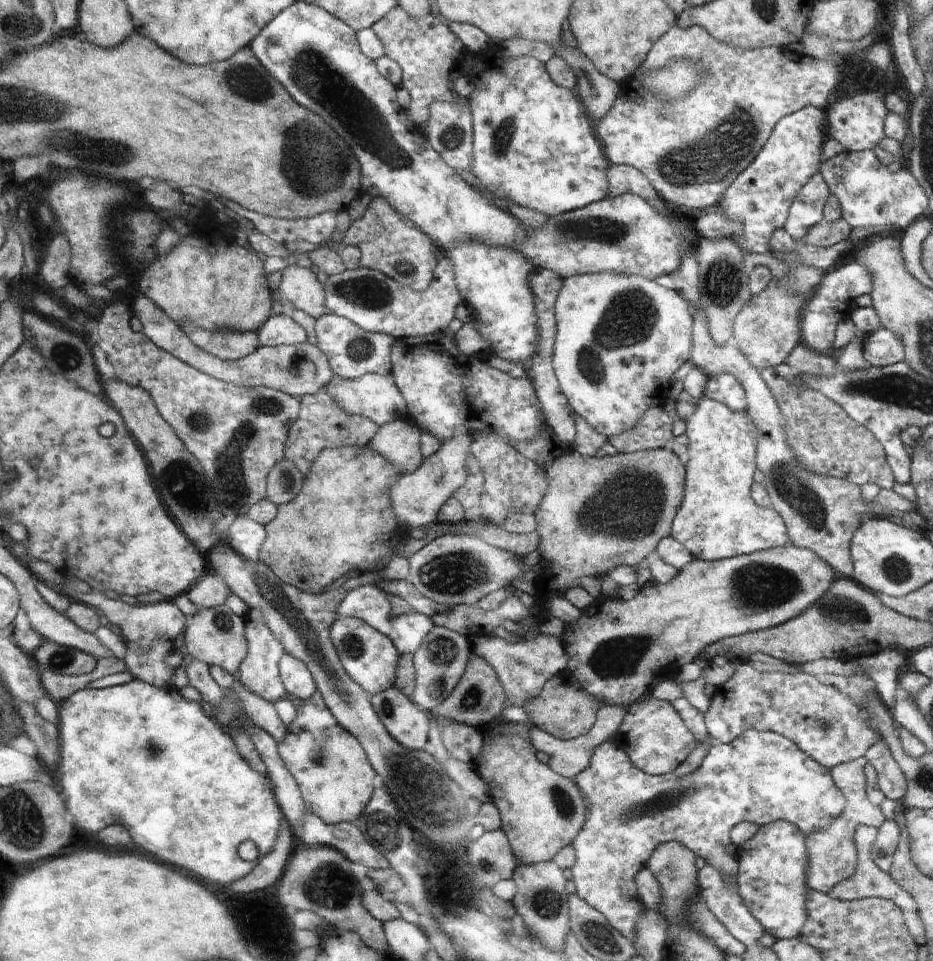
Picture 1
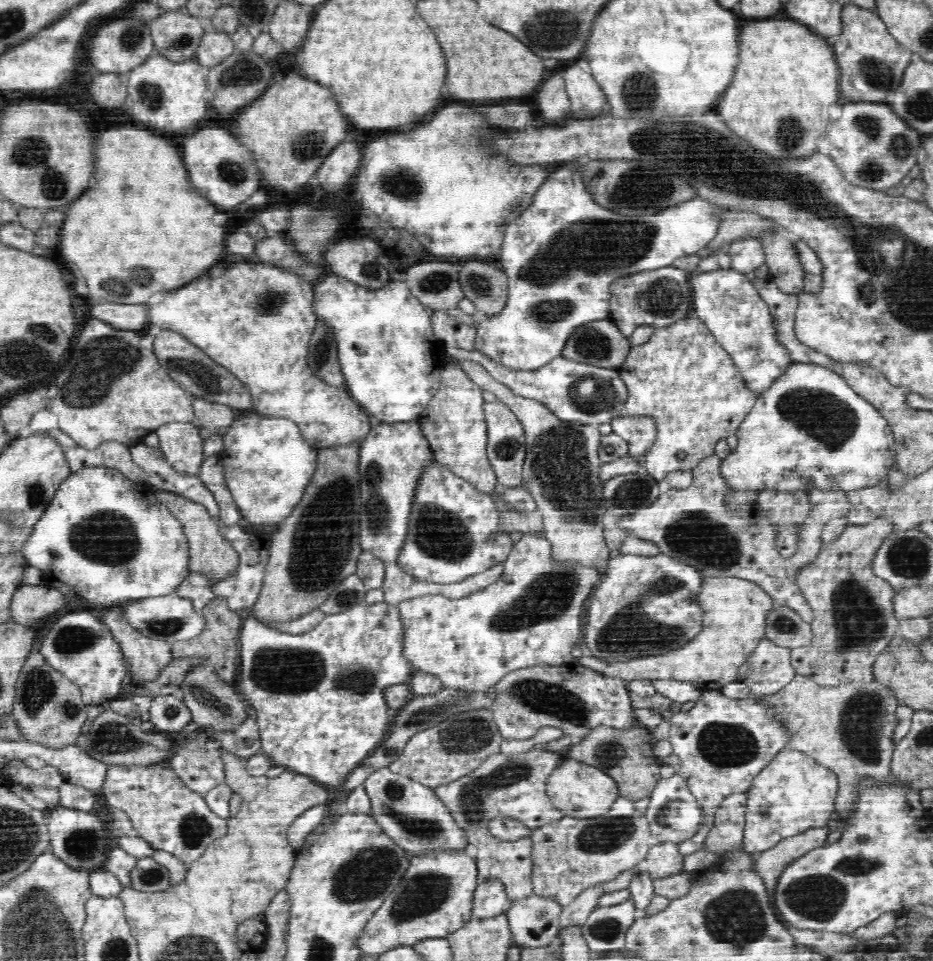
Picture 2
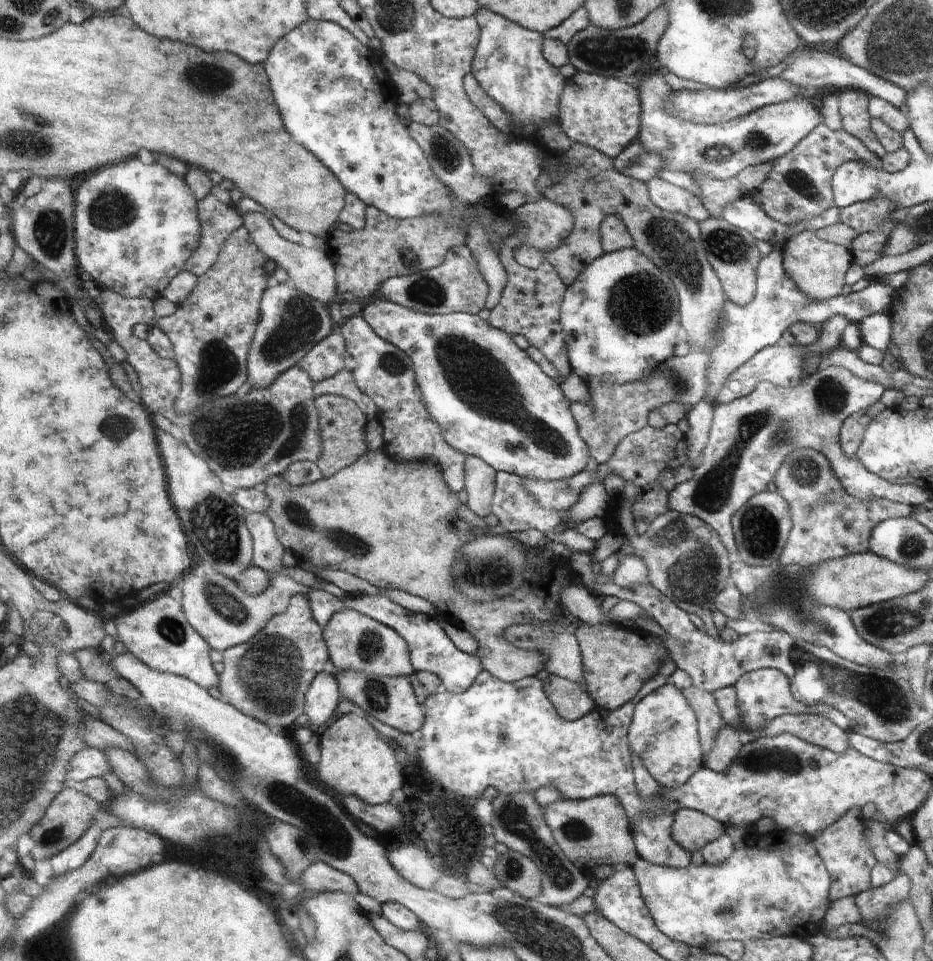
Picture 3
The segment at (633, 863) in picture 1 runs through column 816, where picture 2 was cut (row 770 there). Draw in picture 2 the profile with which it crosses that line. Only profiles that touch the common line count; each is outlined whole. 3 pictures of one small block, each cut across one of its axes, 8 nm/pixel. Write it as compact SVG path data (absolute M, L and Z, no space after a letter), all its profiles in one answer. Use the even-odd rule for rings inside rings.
M782 749L747 789L744 851L757 855L788 836L815 826L826 827L836 812L838 785L837 774L829 768L798 749Z

